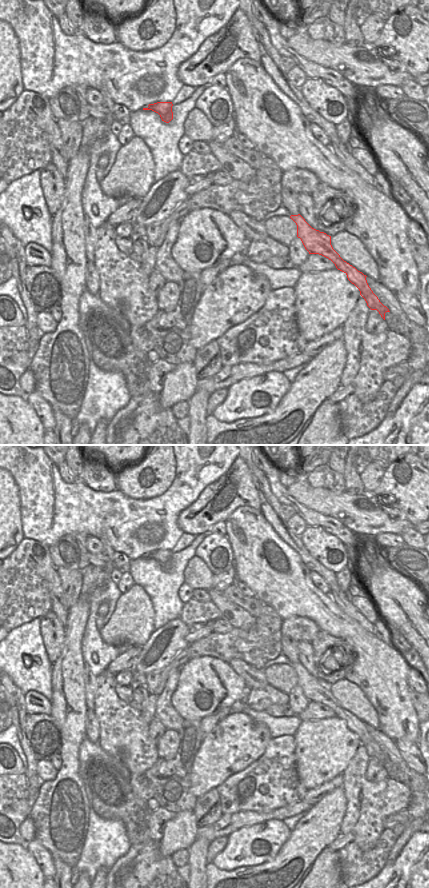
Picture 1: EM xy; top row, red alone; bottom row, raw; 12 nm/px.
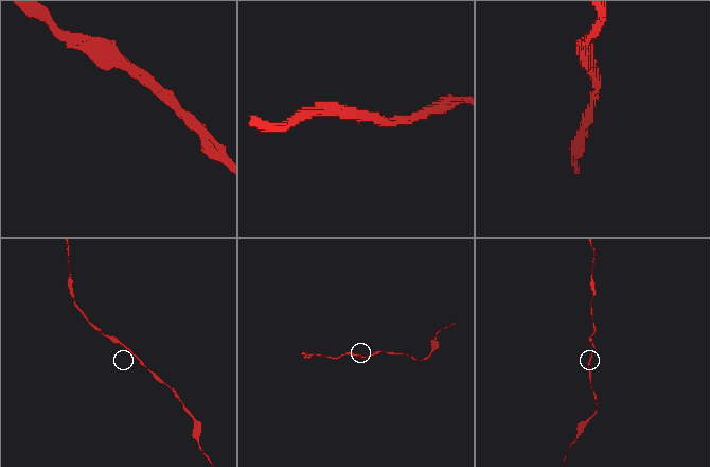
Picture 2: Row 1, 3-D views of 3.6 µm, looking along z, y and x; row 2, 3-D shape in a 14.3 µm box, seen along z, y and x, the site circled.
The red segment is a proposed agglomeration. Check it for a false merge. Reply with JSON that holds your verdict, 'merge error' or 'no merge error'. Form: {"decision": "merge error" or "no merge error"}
{"decision": "no merge error"}

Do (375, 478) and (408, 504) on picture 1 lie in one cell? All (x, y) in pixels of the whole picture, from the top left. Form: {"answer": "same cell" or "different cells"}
{"answer": "different cells"}

